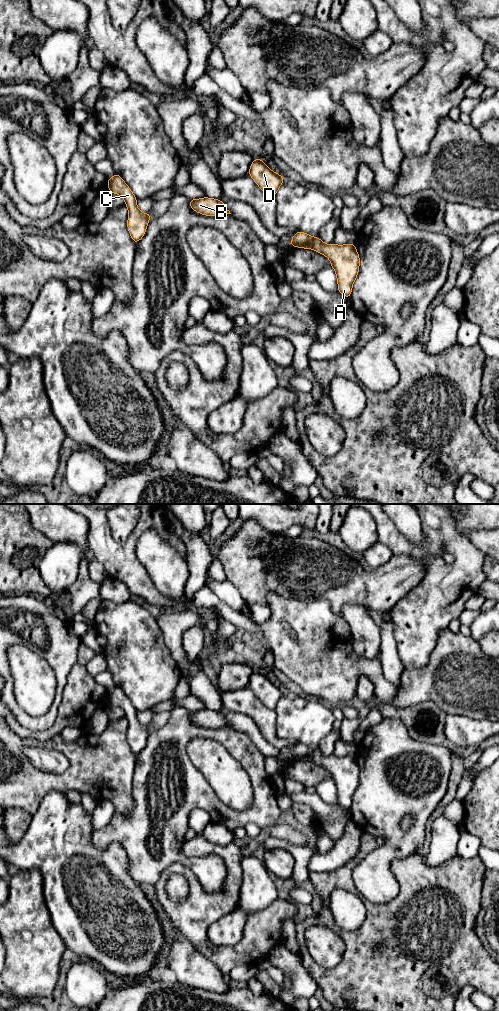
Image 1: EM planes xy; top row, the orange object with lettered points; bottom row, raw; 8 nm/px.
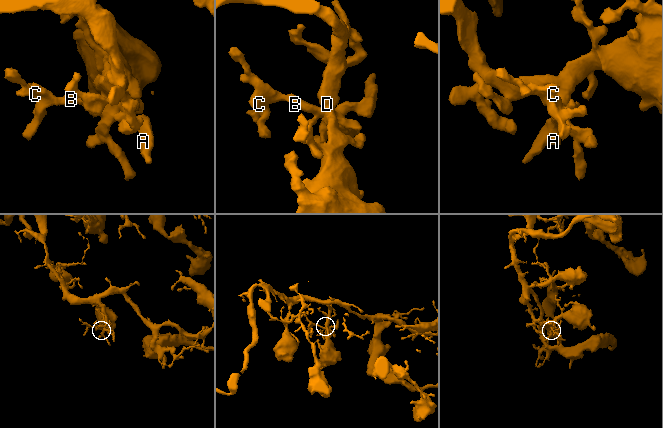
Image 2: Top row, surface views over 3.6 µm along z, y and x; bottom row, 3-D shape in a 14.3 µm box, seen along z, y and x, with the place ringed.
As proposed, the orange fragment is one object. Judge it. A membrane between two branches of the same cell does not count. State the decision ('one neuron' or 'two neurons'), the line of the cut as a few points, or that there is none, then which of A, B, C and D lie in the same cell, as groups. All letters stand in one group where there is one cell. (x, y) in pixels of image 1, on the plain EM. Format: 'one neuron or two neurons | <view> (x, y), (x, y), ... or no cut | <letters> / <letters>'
one neuron | no cut | A B C D

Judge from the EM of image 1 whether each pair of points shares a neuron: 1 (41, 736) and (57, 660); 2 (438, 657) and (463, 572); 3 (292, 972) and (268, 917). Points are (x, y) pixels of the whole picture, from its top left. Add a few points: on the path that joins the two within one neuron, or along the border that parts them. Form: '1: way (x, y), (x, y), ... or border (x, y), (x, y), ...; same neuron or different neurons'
1: border (58, 713), (43, 730), (19, 724); different neurons
2: border (447, 627), (440, 632), (434, 648); different neurons
3: border (282, 942), (267, 956); different neurons

